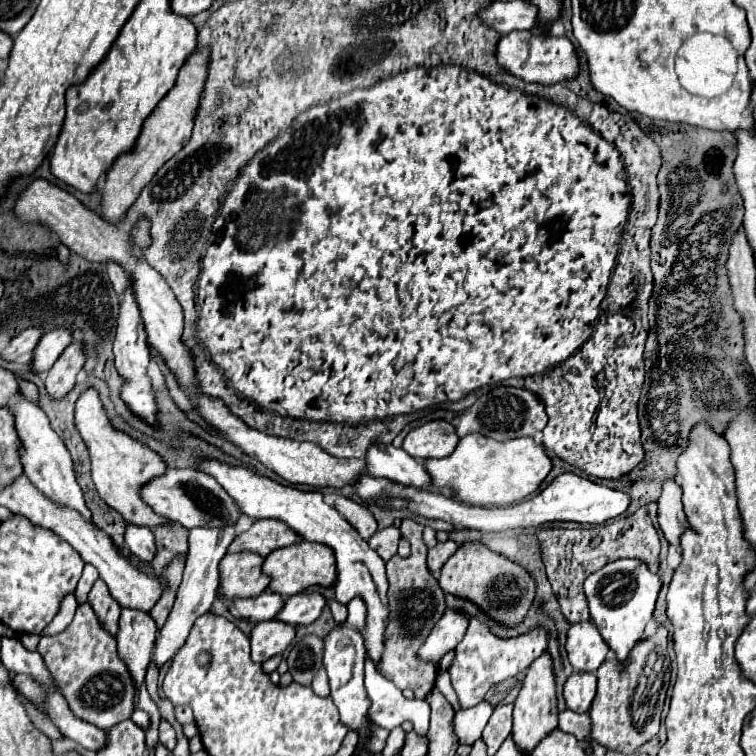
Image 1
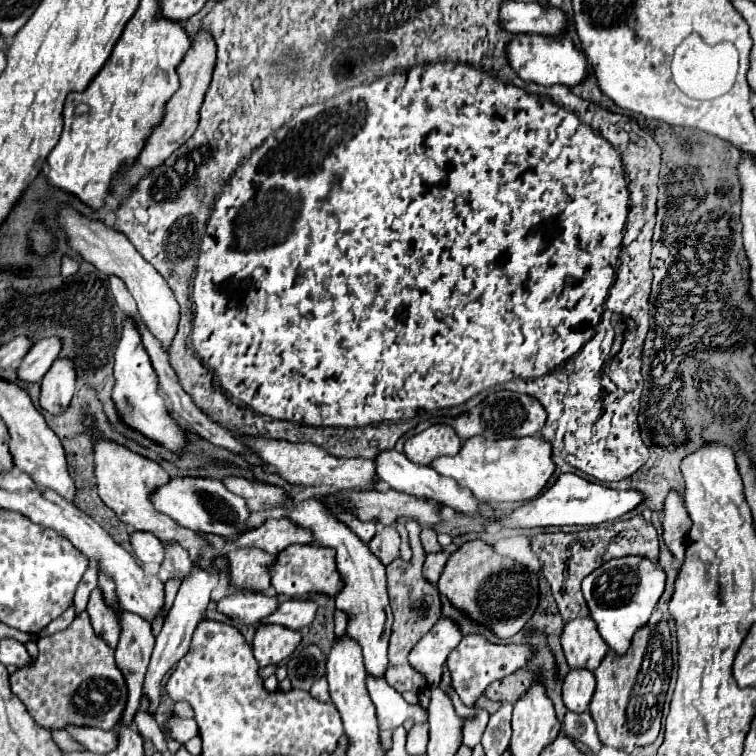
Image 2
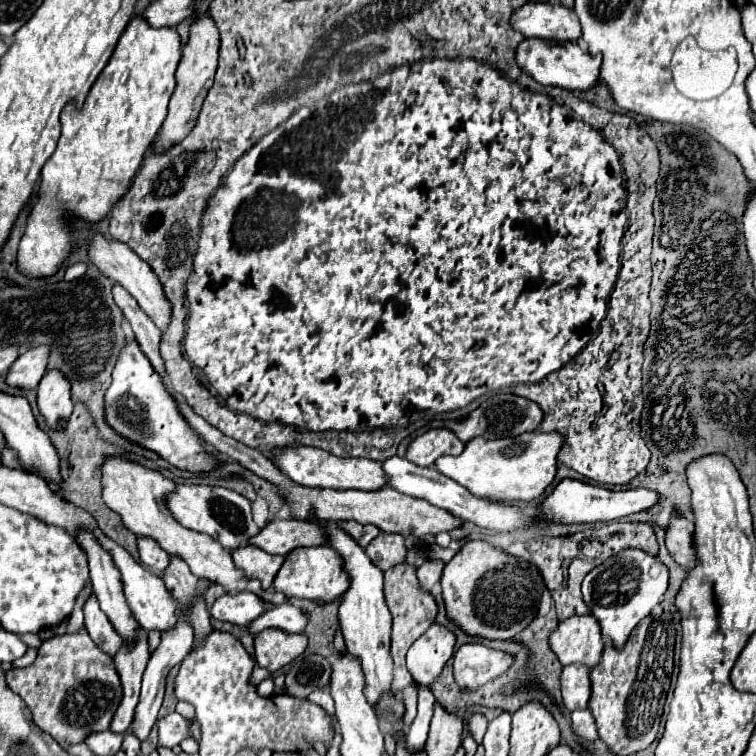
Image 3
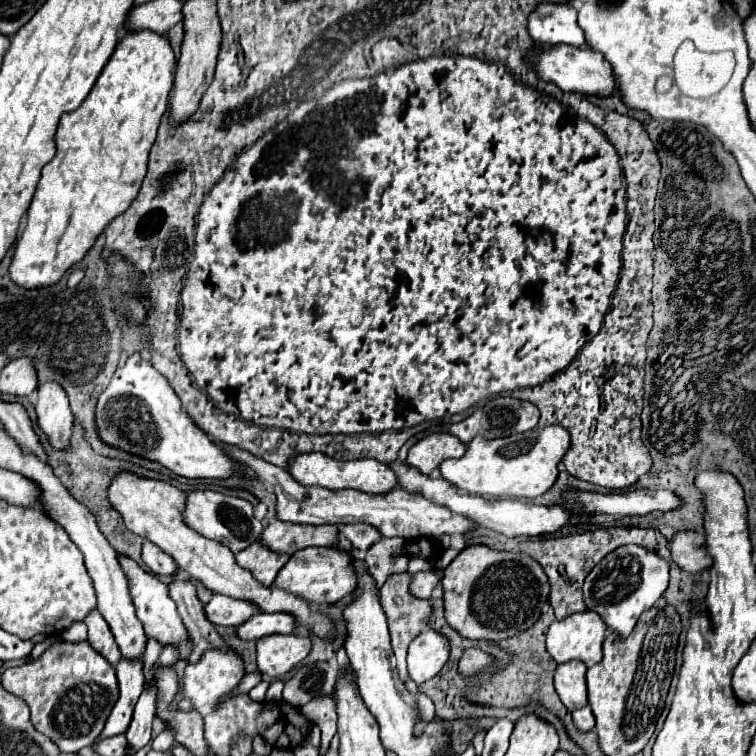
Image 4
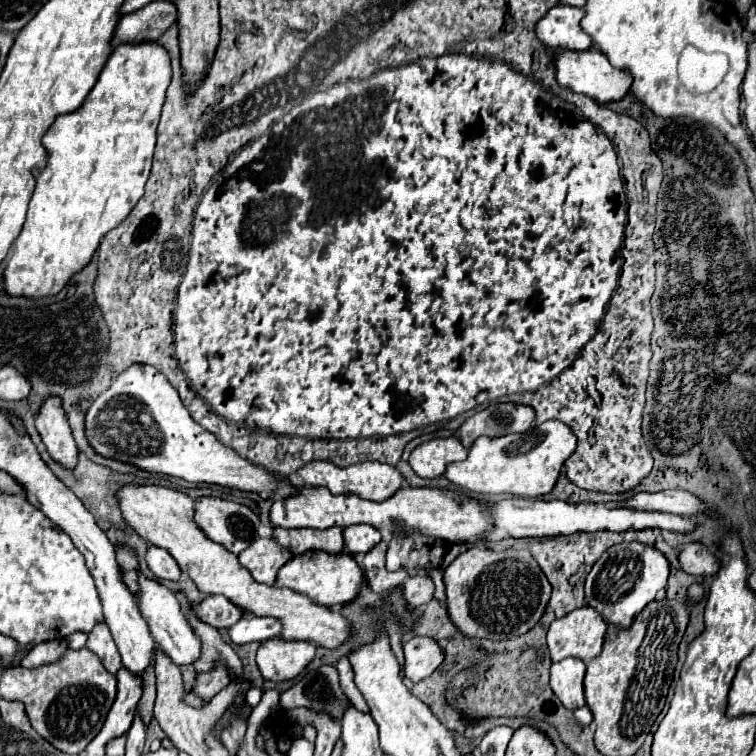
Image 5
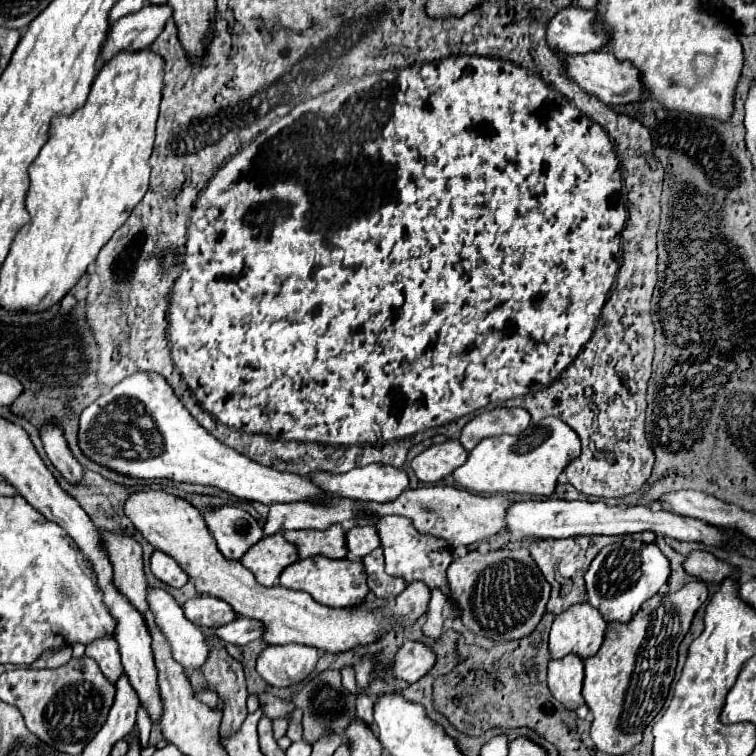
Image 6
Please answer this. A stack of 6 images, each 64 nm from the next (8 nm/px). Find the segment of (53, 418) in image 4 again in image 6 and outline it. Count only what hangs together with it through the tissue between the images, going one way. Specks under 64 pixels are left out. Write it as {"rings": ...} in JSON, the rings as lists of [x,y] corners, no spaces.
{"rings":[[[54,424],[44,426],[42,442],[44,442],[44,450],[46,450],[52,466],[64,476],[64,480],[70,484],[80,484],[80,480],[84,478],[84,470],[72,456],[70,448],[62,436],[62,430]]]}

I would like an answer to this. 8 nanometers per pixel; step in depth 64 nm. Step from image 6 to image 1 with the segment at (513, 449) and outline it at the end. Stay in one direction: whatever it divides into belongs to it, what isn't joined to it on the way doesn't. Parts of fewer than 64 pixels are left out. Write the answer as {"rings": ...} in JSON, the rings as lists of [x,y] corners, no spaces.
{"rings":[[[468,434],[458,442],[452,456],[426,460],[424,466],[432,476],[434,488],[454,490],[456,498],[464,504],[504,506],[520,502],[536,492],[552,470],[552,460],[548,458],[544,444],[536,444],[532,438],[496,442],[480,434]]]}

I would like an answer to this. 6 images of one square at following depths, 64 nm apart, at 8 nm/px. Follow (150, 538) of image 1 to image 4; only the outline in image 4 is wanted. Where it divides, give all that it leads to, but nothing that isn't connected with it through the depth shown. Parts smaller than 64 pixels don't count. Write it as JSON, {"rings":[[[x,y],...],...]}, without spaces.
{"rings":[[[148,540],[144,542],[144,548],[142,548],[142,560],[156,576],[174,576],[178,568],[172,556],[168,556],[164,550],[160,550],[156,544]]]}

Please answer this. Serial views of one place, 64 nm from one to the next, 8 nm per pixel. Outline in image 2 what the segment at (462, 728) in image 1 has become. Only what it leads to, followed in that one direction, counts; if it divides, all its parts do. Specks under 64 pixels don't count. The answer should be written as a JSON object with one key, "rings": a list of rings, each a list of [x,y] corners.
{"rings":[[[476,708],[476,712],[478,716],[474,720],[464,720],[464,744],[468,748],[474,748],[480,742],[482,732],[488,724],[488,712],[482,708]]]}

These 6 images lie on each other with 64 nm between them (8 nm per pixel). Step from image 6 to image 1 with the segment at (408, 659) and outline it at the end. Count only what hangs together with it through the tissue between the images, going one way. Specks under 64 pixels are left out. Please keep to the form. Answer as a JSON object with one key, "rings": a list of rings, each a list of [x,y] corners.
{"rings":[[[446,610],[440,618],[436,628],[430,632],[426,642],[418,648],[416,656],[424,662],[432,662],[434,666],[440,664],[442,656],[456,648],[456,644],[464,638],[468,628],[468,618],[456,610]]]}

